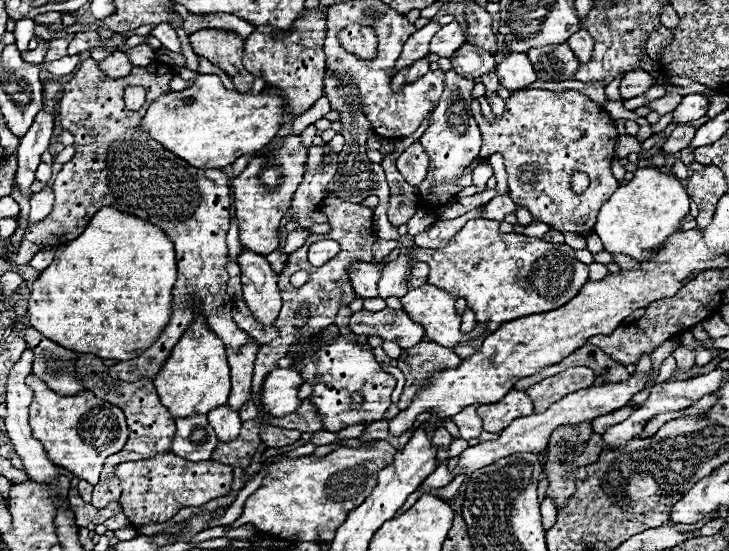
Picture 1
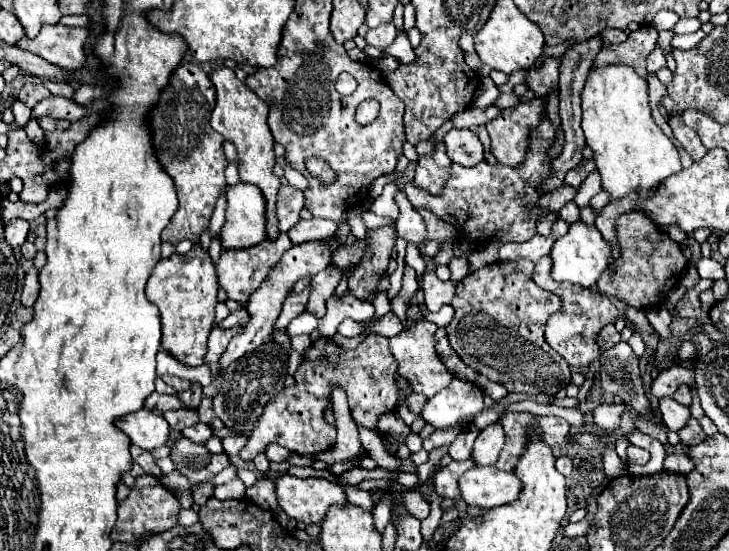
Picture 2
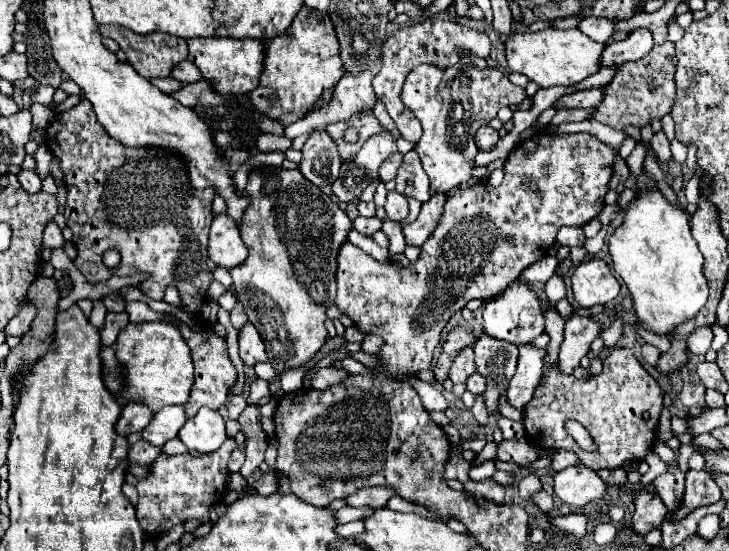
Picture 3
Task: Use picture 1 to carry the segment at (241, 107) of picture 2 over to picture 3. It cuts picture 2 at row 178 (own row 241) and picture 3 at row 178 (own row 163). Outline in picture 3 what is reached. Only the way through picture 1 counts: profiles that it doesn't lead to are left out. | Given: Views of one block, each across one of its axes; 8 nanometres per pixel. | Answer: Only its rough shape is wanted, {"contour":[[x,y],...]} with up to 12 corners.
{"contour":[[254,170],[230,274],[282,374],[326,344],[352,222],[300,170]]}

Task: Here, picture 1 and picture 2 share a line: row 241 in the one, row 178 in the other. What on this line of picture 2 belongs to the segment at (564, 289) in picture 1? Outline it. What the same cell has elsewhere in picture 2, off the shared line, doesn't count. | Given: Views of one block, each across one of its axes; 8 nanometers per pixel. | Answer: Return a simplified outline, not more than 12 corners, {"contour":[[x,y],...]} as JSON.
{"contour":[[544,116],[518,168],[452,164],[440,196],[404,186],[476,246],[536,234],[554,128]]}

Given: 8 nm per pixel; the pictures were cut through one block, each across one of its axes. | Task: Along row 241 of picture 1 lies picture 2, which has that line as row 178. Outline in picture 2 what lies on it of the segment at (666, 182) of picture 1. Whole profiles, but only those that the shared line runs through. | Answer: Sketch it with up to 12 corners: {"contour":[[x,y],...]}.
{"contour":[[628,66],[588,74],[582,130],[610,200],[682,170]]}

